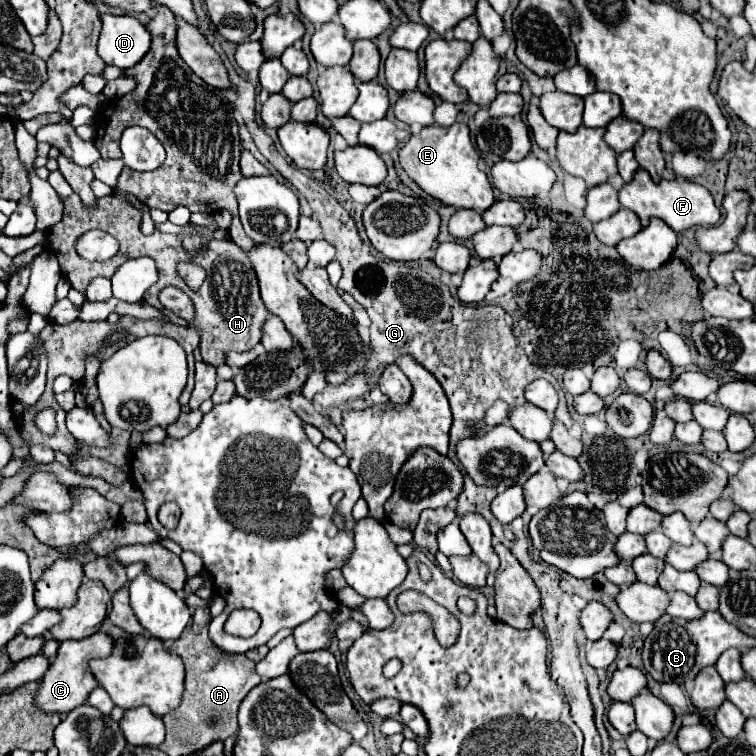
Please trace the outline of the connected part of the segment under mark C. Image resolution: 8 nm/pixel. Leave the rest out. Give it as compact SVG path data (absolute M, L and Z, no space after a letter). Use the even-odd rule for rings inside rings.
M96 633L92 637L86 637L82 641L64 641L58 647L56 659L50 663L48 671L40 679L40 687L34 697L34 707L38 707L42 713L68 713L74 707L82 705L88 697L88 693L98 685L94 675L88 669L88 661L96 657L108 657L112 651L112 639L106 633Z

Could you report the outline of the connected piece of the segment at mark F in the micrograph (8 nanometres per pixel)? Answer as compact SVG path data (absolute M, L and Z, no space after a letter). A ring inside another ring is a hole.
M638 169L638 173L632 177L632 181L624 183L624 187L618 191L618 197L620 197L620 205L624 209L634 211L640 217L640 223L644 227L648 225L650 217L660 217L676 233L686 231L688 227L694 227L694 225L708 227L708 225L716 225L720 221L720 211L714 205L714 199L708 193L708 189L704 189L698 183L686 181L686 179L674 179L674 181L662 179L660 183L654 183L650 179L648 171L644 171L644 169Z

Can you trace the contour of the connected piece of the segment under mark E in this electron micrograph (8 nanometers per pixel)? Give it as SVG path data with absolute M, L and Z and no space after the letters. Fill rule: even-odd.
M454 123L450 127L422 127L422 131L418 135L412 135L400 149L402 169L426 195L456 209L464 207L484 213L494 203L494 193L486 173L478 167L478 161L480 157L470 141L468 125L464 123Z

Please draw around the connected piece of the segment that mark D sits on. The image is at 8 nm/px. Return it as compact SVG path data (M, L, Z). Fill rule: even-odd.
M104 15L98 39L98 55L106 65L134 67L150 49L150 33L130 15Z

